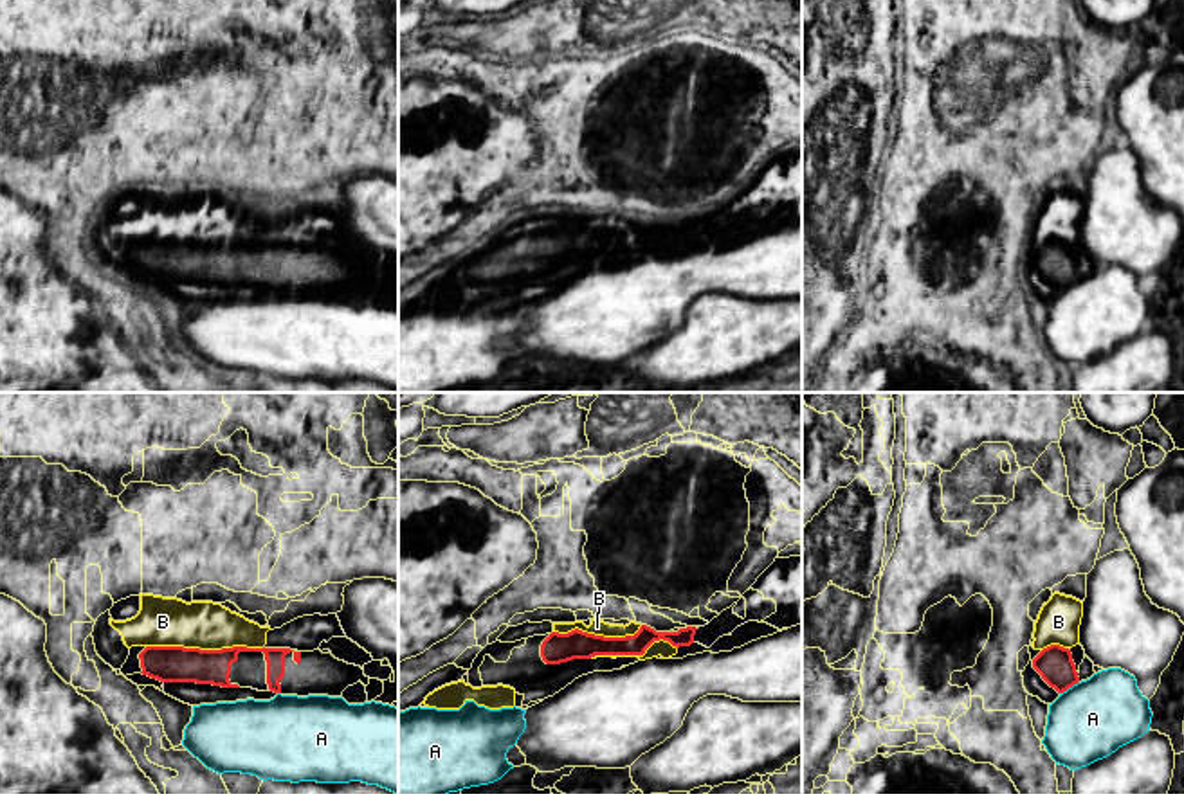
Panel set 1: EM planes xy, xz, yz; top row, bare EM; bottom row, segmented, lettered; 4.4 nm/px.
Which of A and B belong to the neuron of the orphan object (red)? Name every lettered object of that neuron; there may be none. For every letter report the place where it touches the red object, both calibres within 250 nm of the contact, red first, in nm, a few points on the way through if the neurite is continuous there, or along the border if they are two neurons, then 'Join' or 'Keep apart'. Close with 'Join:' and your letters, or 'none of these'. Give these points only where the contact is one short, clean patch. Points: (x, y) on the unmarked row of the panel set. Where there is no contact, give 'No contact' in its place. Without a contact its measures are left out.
A: Touches red at yz (1069, 283). Thickness 160 nm (red) against 340 nm. Keep apart
B: Touches red at xy (206, 247). Thickness 160 nm (red) against 220 nm. Join
Join: B

